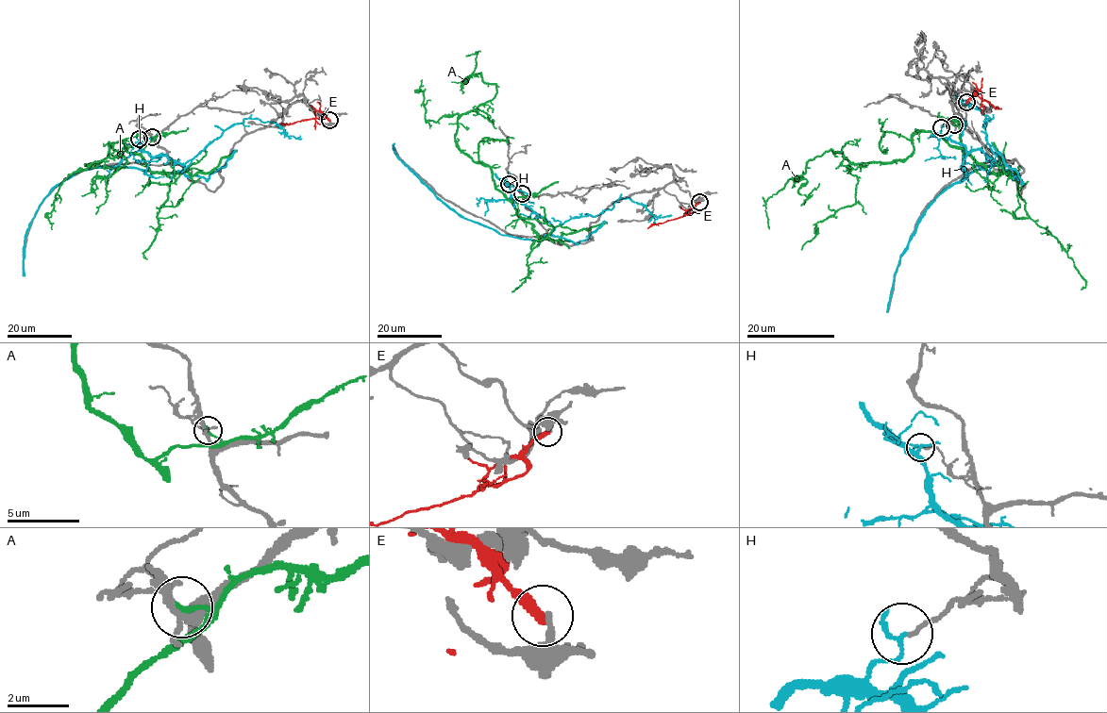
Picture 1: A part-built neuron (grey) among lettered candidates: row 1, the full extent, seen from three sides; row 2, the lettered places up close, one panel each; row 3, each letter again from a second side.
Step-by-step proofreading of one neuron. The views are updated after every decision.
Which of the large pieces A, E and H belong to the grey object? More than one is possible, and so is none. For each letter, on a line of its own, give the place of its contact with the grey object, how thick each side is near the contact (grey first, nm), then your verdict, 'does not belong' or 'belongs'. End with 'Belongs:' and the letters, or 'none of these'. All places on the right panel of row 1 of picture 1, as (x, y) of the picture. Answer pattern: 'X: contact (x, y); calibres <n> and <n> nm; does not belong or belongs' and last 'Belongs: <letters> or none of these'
A: contact (954, 124); calibres 200 and 140 nm; does not belong
E: contact (966, 102); calibres 180 and 380 nm; does not belong
H: contact (941, 127); calibres 120 and 110 nm; does not belong
Belongs: none of these

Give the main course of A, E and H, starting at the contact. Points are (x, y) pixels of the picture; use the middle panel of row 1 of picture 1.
A: (522, 193), (508, 199), (491, 169), (455, 138), (457, 121), (496, 93), (473, 73), (478, 54), (466, 57)
E: (699, 203), (694, 211), (653, 223), (648, 228)
H: (508, 184), (511, 196), (554, 227), (541, 240), (502, 235), (461, 217), (396, 157), (394, 143)

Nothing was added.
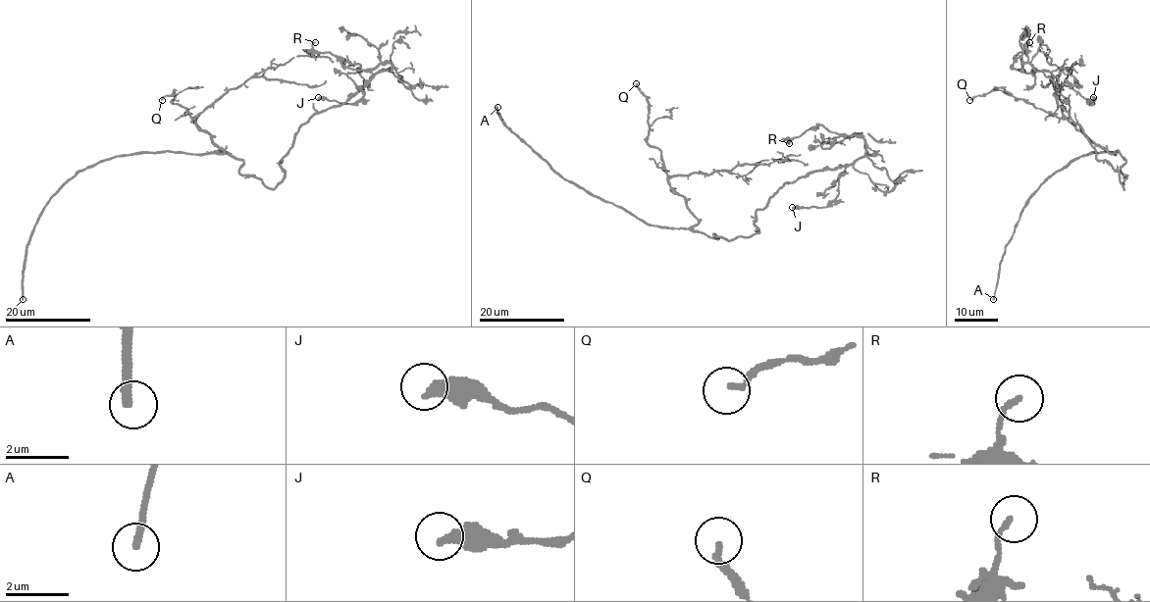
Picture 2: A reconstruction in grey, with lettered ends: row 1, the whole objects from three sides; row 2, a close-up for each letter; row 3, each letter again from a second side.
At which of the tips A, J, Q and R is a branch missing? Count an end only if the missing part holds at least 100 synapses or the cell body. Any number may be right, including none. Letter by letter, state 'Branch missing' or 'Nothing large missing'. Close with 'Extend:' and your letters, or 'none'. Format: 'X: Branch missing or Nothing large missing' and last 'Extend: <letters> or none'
A: Branch missing
J: Nothing large missing
Q: Nothing large missing
R: Nothing large missing
Extend: A

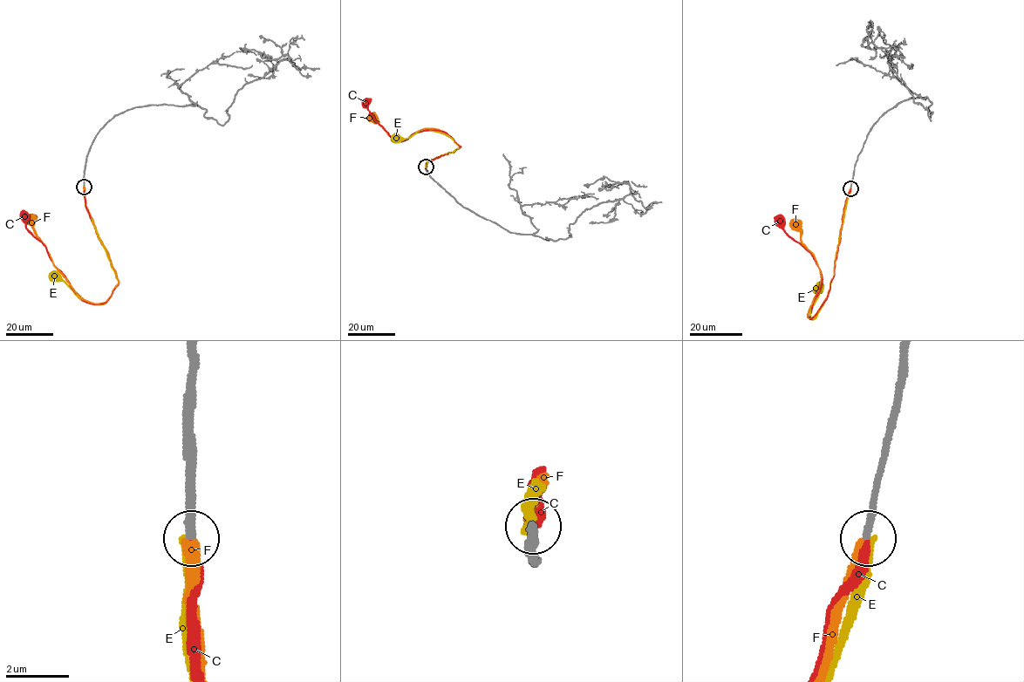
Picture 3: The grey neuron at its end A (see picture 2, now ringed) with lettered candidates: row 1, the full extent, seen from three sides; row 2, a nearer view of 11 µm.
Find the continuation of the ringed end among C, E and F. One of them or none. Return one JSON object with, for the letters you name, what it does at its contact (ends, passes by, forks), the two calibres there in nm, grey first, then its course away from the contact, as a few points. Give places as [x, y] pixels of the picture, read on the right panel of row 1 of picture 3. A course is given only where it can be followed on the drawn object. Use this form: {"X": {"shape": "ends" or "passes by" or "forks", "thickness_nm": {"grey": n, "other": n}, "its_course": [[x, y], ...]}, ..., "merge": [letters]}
{"C": {"shape": "ends", "thickness_nm": {"grey": 260, "other": 240}, "its_course": [[850, 188], [843, 218], [835, 276], [827, 297], [810, 319], [822, 276], [814, 256], [784, 231], [780, 221]]}, "merge": ["C"]}

